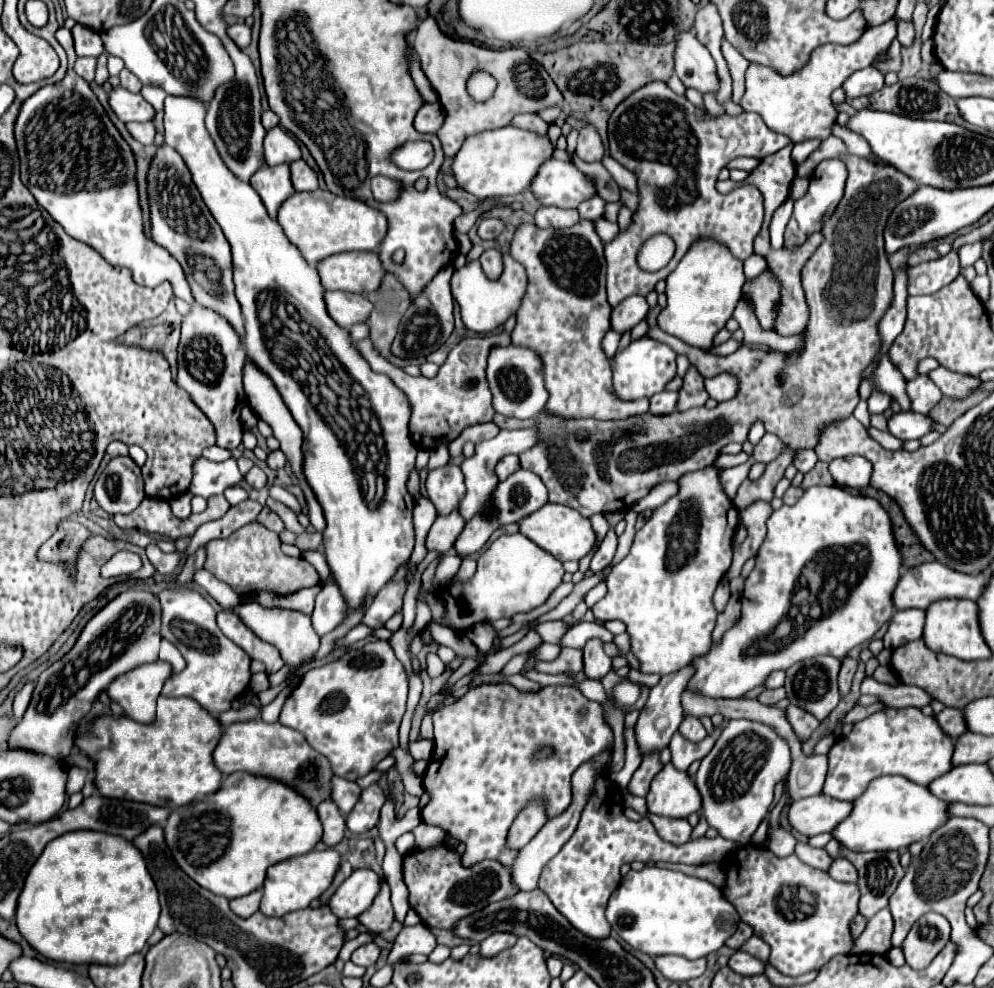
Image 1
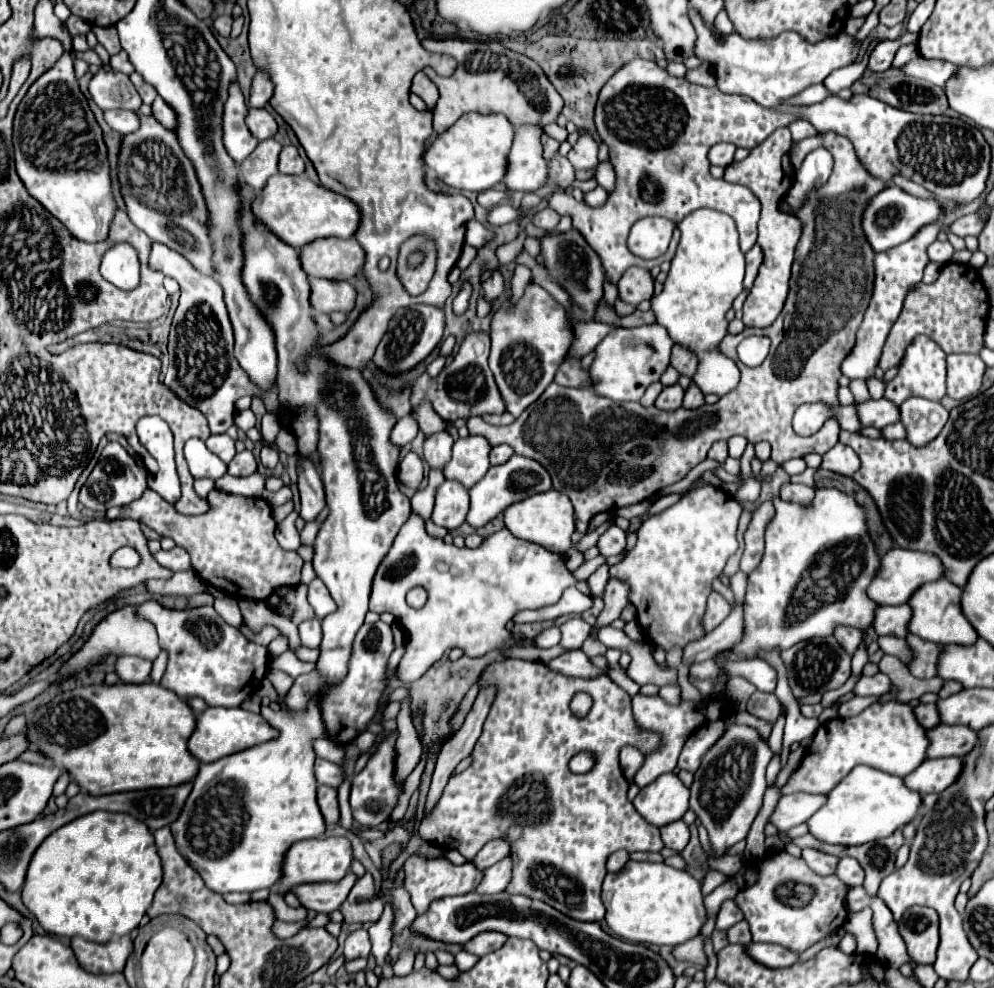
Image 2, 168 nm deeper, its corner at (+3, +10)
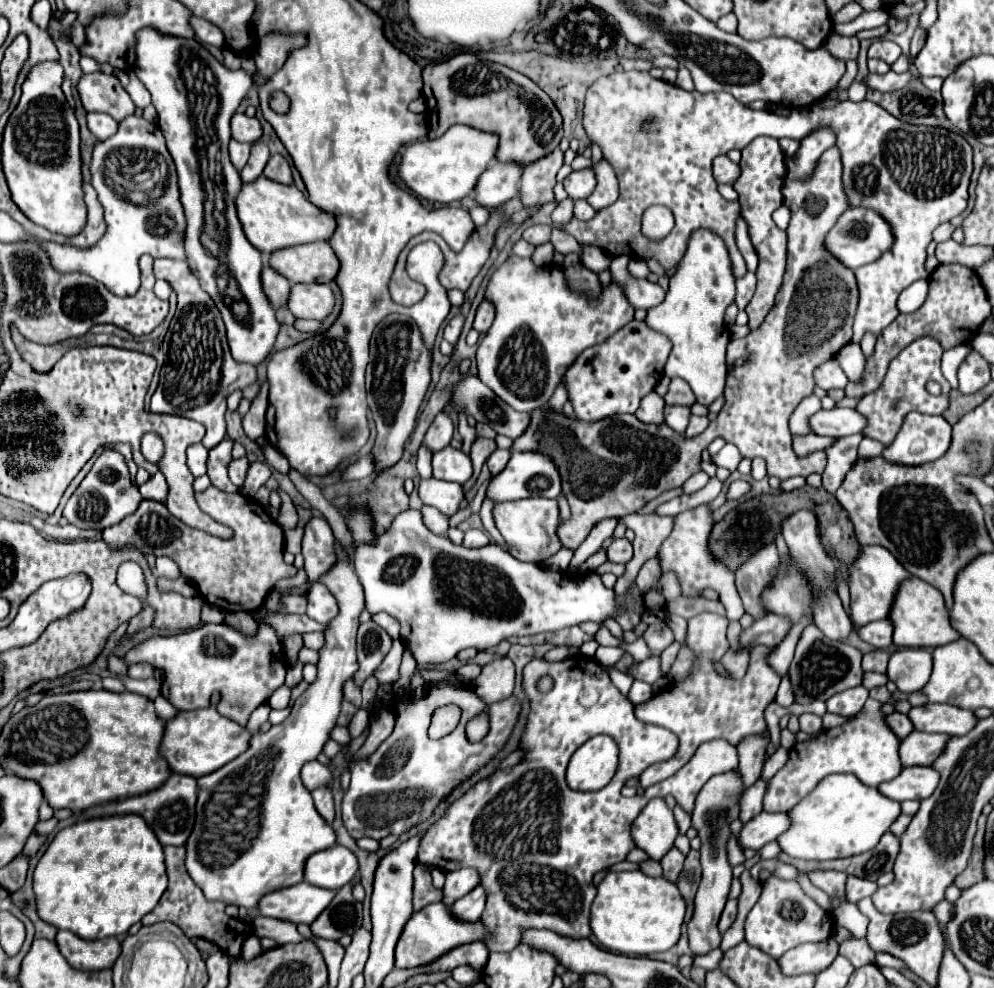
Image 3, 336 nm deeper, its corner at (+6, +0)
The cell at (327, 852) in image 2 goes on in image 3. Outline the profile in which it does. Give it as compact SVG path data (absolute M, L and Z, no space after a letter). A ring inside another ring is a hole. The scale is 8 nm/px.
M331 846L313 854L305 864L305 880L313 886L339 890L357 874L357 856L345 846Z

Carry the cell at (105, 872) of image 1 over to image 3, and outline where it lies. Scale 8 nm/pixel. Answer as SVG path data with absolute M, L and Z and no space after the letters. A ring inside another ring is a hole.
M113 814L91 820L79 820L59 830L53 842L47 846L45 854L41 856L33 874L33 890L39 916L45 922L63 930L71 930L73 934L85 940L127 934L127 930L135 922L139 922L157 906L165 888L167 874L163 846L139 814Z

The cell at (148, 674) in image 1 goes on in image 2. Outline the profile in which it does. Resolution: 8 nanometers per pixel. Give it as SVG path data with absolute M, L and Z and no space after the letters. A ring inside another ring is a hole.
M120 658L114 664L114 670L124 684L144 684L150 680L152 662L144 658Z

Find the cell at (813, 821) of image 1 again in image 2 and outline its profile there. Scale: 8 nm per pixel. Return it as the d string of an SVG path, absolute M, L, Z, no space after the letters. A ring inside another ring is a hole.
M806 792L786 794L780 798L774 814L770 816L770 822L778 830L786 832L786 830L806 822L806 818L810 818L814 812L818 812L826 804L826 800L828 798L824 794L806 794Z

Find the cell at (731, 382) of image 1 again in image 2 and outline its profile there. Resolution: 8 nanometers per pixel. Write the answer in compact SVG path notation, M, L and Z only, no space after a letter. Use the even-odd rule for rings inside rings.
M702 208L688 214L678 228L682 238L664 282L664 290L650 300L652 310L656 314L656 322L668 330L670 338L698 356L698 370L692 378L698 388L704 394L712 392L724 396L740 382L736 362L720 354L718 348L728 326L724 314L732 308L734 298L744 290L744 254L738 246L736 224L728 214Z

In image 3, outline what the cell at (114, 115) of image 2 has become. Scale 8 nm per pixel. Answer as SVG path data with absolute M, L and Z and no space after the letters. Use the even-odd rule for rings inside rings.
M89 112L87 114L87 126L97 140L107 140L107 136L115 134L117 122L105 112Z

